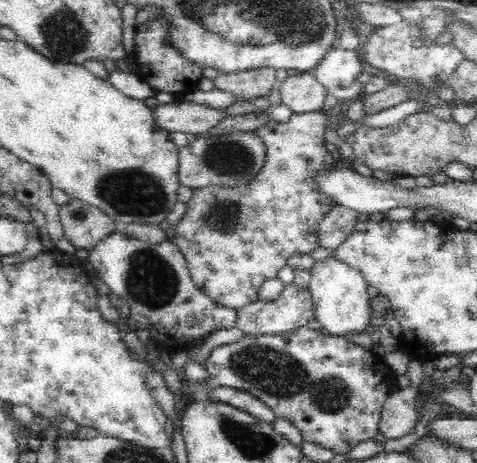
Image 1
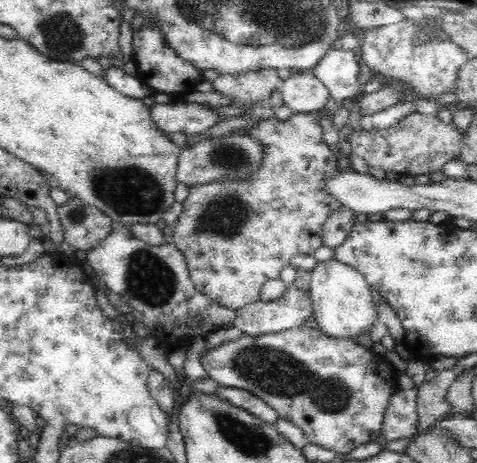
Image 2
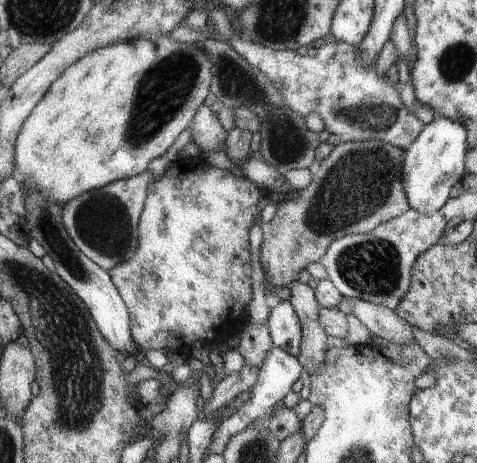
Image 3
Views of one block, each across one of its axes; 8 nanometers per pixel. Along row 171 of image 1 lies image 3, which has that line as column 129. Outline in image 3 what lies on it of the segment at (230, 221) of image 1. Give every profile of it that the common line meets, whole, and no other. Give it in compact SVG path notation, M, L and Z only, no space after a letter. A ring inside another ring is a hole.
M203 158L197 160L179 160L173 162L169 166L169 170L161 176L159 182L153 182L149 186L149 198L147 198L147 206L141 218L141 246L137 250L137 256L131 262L125 262L121 266L117 266L115 270L111 270L115 284L119 286L123 298L129 304L129 312L133 318L133 338L135 342L147 352L147 350L167 350L167 348L175 348L181 354L189 356L191 346L195 344L195 340L201 342L217 342L217 344L227 344L227 338L231 338L233 334L241 334L247 328L247 316L245 316L245 308L251 302L251 294L253 294L253 284L251 284L251 246L249 246L249 232L251 226L255 226L255 218L257 218L257 202L259 202L259 186L253 180L245 180L239 176L235 176L235 172L227 172L227 170L219 170L213 168L209 170L209 164Z

